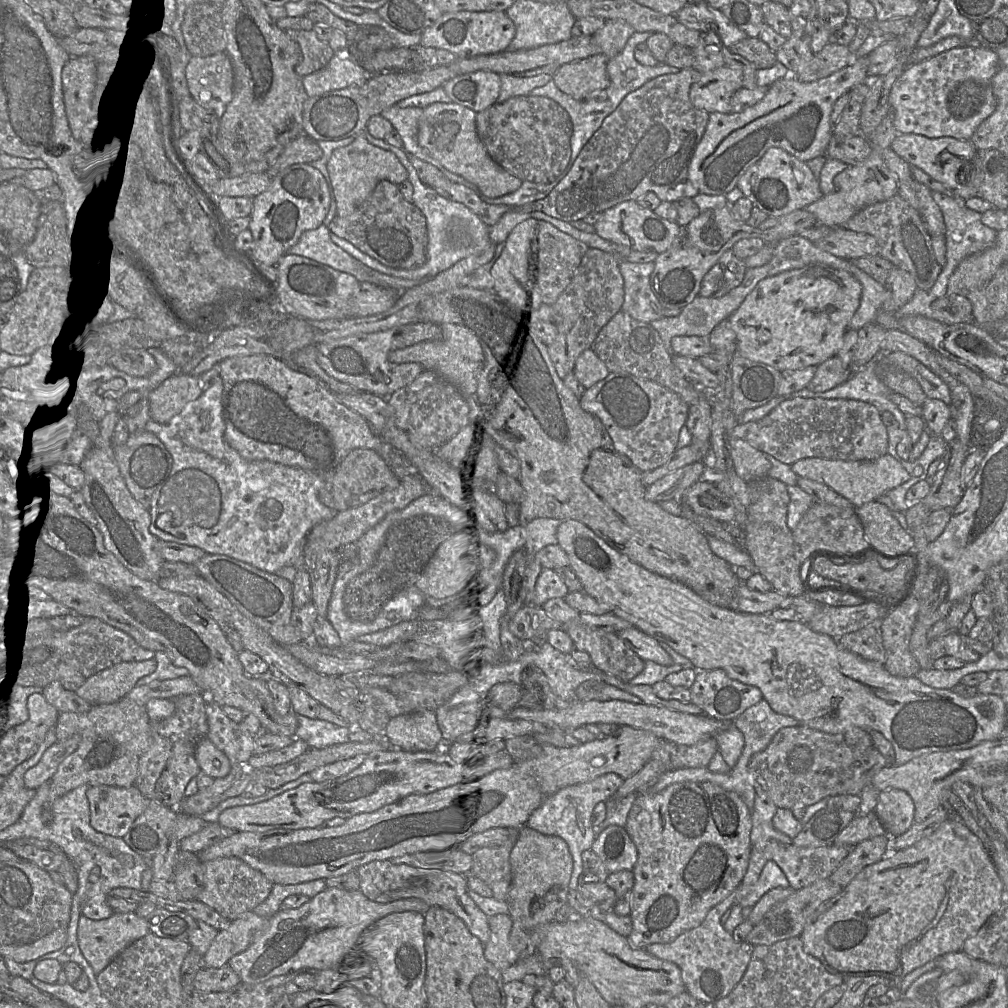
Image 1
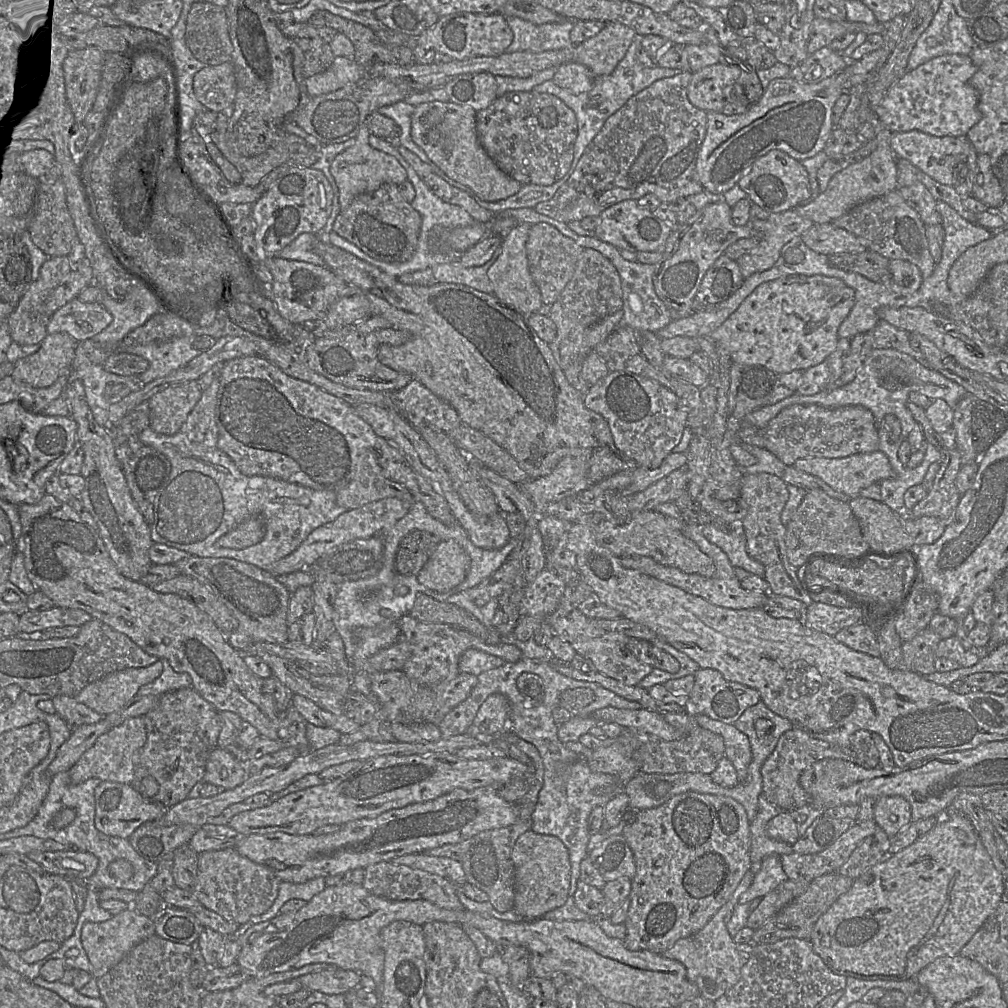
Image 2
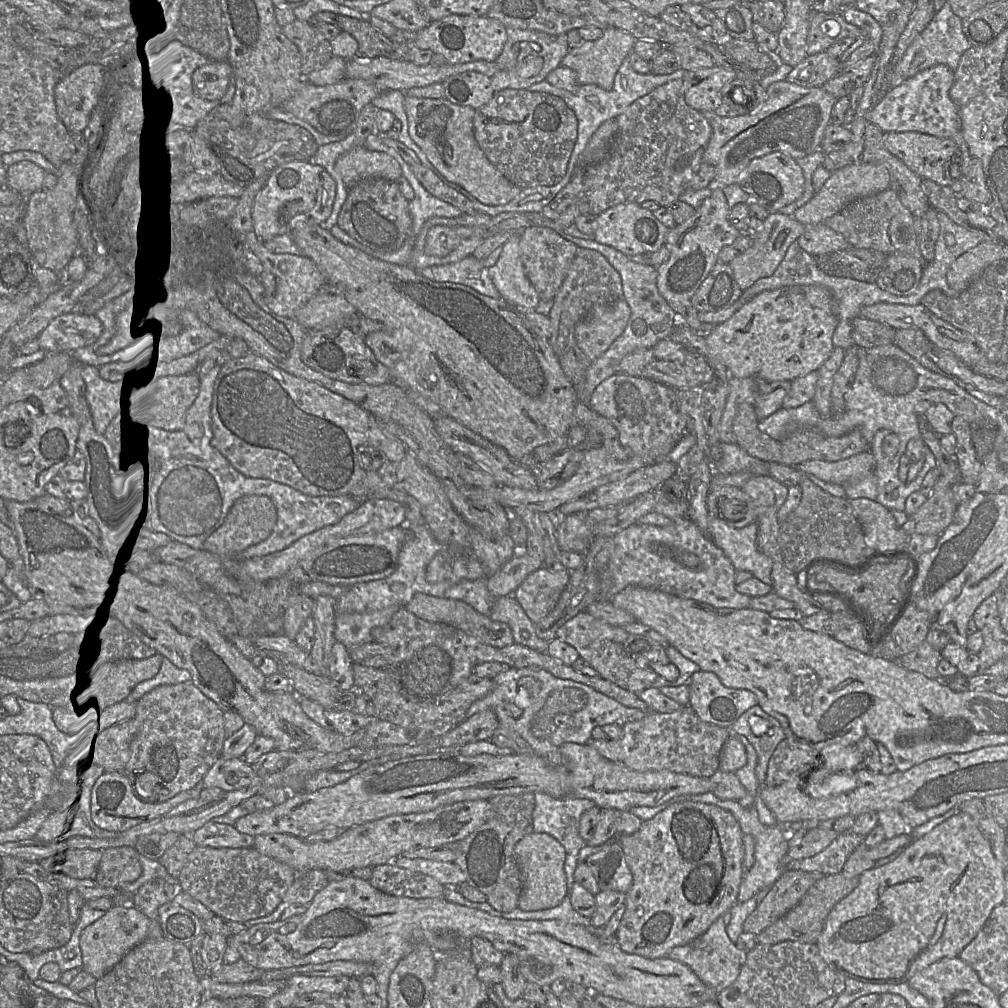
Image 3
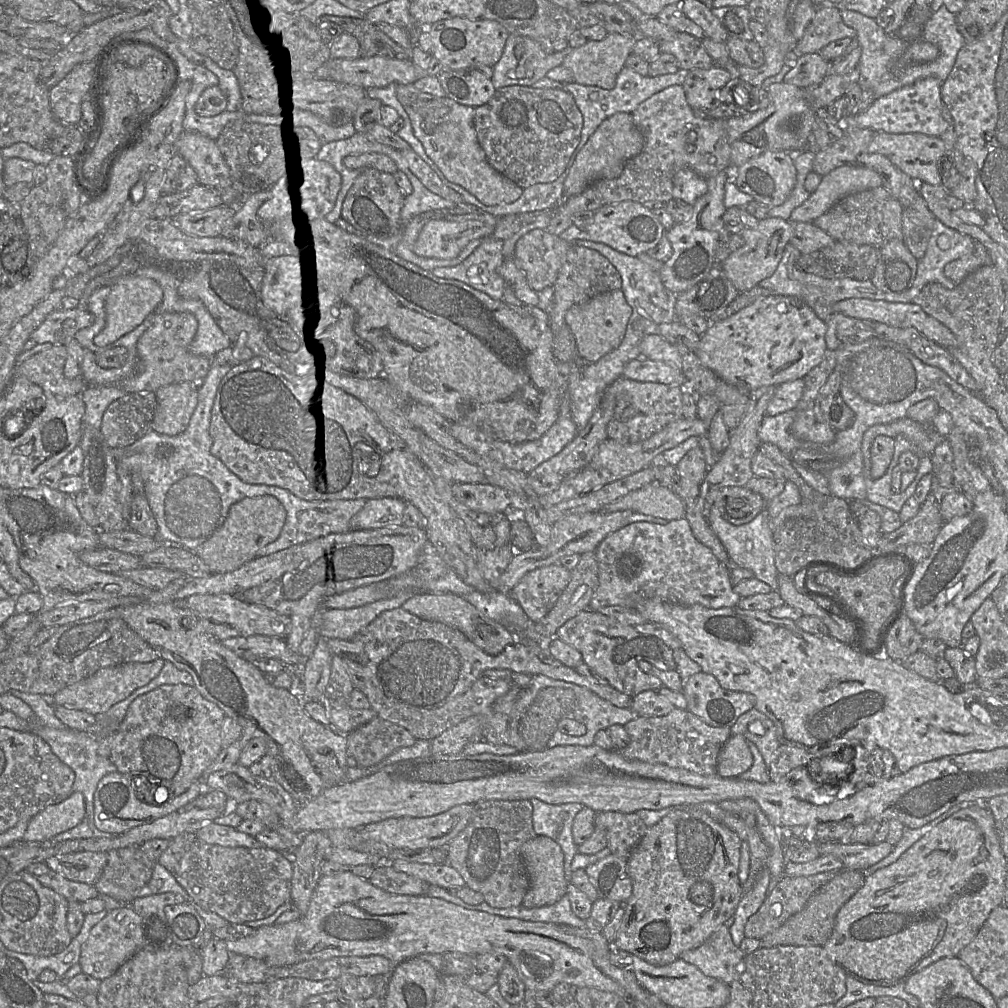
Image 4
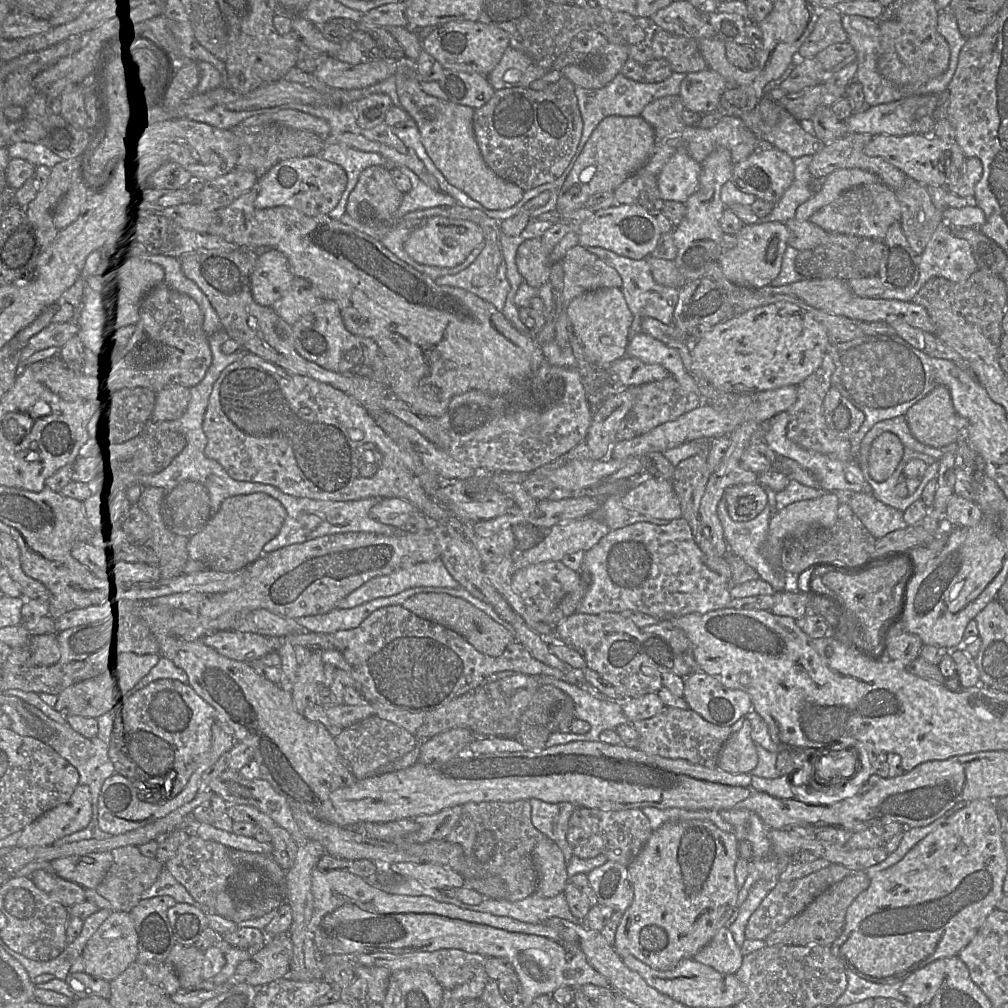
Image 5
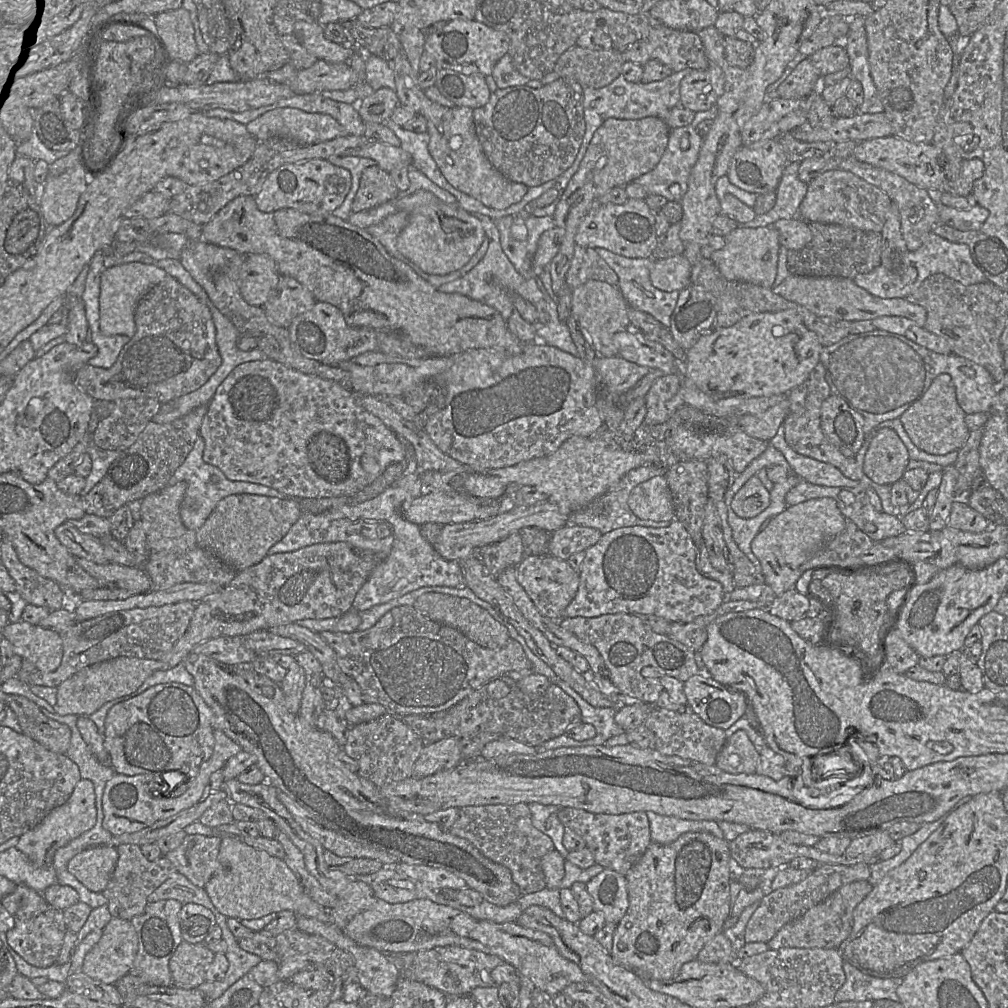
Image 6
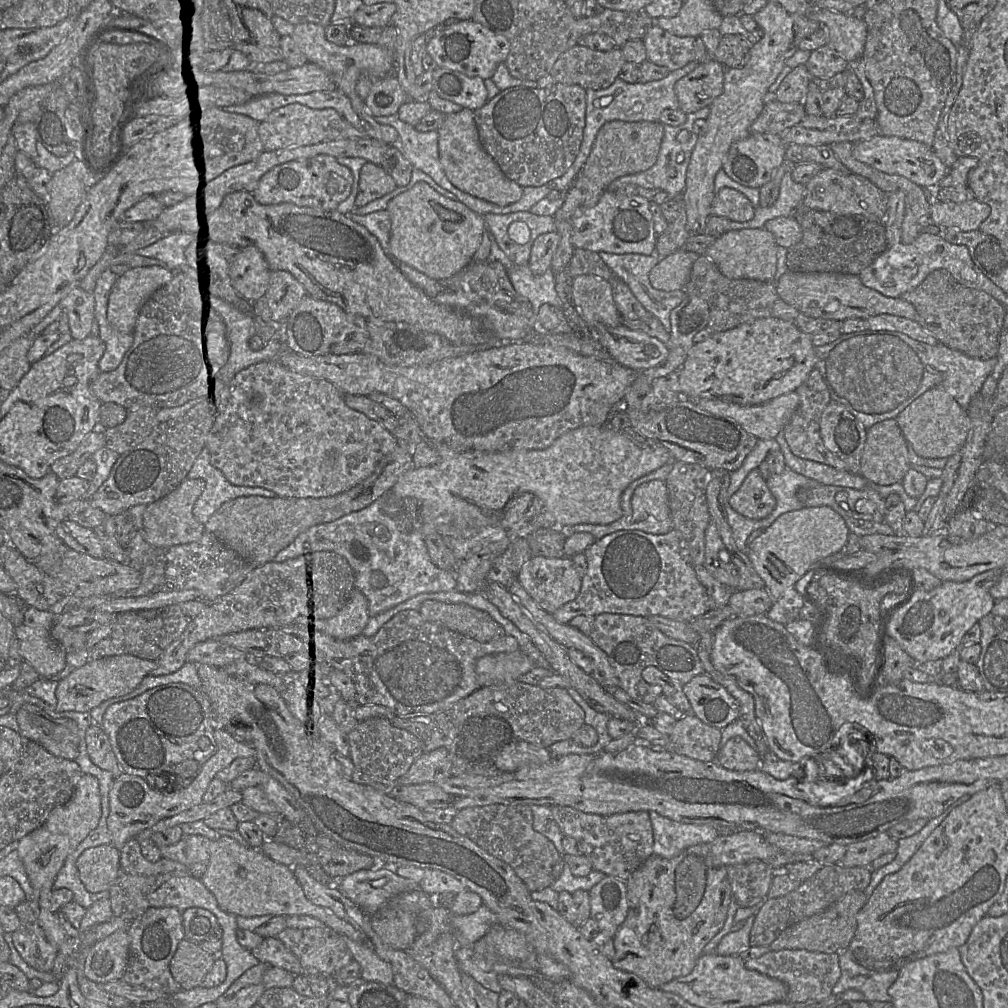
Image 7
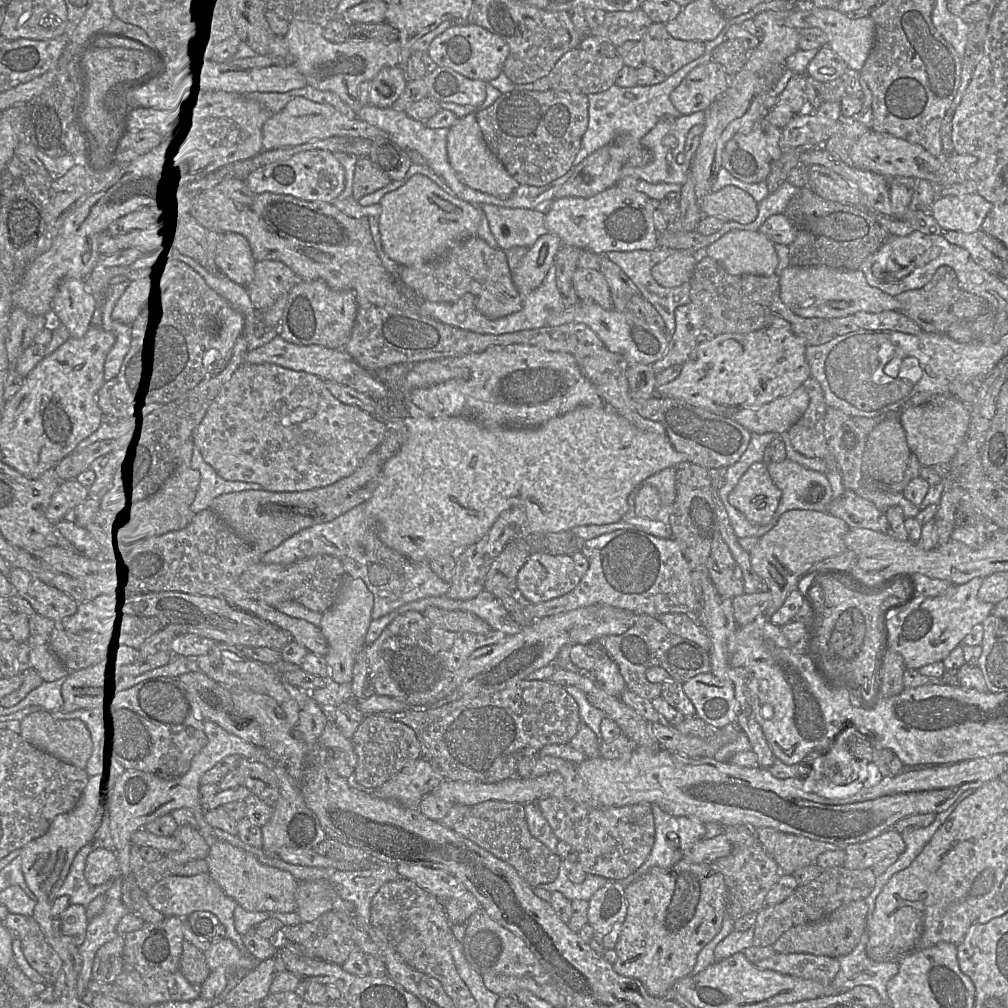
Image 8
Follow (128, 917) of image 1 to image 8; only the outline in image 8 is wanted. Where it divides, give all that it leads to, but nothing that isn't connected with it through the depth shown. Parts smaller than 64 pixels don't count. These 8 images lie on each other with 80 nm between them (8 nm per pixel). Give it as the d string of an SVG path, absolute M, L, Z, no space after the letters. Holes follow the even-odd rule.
M116 938L101 946L94 958L91 977L100 983L114 983L122 972L125 938Z

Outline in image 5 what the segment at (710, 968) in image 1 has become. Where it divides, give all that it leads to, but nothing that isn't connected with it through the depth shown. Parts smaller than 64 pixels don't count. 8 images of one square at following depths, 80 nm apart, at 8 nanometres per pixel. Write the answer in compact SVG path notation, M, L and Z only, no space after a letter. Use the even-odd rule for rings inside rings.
M723 926L693 959L723 974L735 974L743 961L740 947L731 931Z

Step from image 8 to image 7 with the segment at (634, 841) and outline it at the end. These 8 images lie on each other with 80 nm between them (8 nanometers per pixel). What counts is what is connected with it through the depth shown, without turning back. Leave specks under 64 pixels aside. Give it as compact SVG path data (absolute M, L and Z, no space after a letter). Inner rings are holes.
M554 805L550 807L553 818L563 835L574 838L582 845L583 854L590 859L593 870L626 881L630 875L653 854L653 828L647 811L633 811L603 816L585 813L569 806Z

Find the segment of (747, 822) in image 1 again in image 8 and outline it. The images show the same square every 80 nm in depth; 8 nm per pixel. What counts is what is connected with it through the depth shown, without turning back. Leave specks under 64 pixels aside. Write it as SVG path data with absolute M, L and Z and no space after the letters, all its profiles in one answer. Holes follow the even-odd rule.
M682 858L670 868L652 868L629 884L625 893L628 911L614 948L617 959L613 968L622 976L641 981L651 996L662 997L676 982L691 974L699 952L720 931L727 913L727 885L724 876L711 863L693 863Z

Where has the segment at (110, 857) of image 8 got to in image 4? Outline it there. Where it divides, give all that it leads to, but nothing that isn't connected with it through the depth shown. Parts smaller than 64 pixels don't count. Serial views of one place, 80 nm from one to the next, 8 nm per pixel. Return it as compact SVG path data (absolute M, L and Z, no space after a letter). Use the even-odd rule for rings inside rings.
M83 851L55 855L46 859L44 863L71 881L94 885L101 876L107 860L106 852Z

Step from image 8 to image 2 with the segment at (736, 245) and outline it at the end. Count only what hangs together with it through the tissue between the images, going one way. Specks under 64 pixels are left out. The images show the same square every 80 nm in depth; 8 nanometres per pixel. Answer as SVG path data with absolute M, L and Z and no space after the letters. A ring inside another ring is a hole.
M795 209L772 213L767 221L769 228L761 235L758 247L736 260L744 279L770 269L778 260L783 246L814 225L811 220L801 217Z

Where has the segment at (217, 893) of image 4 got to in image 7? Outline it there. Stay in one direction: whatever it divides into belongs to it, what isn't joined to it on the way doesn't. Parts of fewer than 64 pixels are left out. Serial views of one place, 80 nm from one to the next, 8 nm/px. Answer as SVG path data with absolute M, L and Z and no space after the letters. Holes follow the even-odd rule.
M189 834L175 844L158 848L162 857L182 863L191 876L201 879L209 864L211 842L207 837Z

